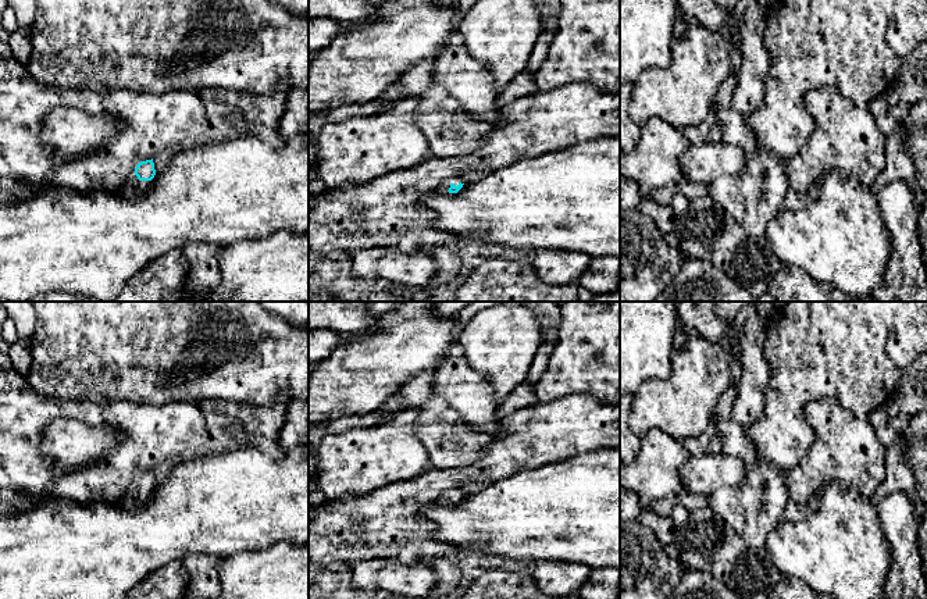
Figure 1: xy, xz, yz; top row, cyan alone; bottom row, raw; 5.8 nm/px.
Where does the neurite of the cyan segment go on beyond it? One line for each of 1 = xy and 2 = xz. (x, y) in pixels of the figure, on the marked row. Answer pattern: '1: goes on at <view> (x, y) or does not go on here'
1: goes on at xy (134, 188)
2: goes on at xz (445, 186)

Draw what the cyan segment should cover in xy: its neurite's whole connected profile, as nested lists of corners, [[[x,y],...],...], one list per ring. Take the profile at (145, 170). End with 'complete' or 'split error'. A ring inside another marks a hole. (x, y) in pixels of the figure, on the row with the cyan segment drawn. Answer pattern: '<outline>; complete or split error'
[[[153,158],[140,161],[135,168],[135,174],[122,186],[121,195],[125,199],[140,199],[151,188],[150,181],[154,175]]]; split error

